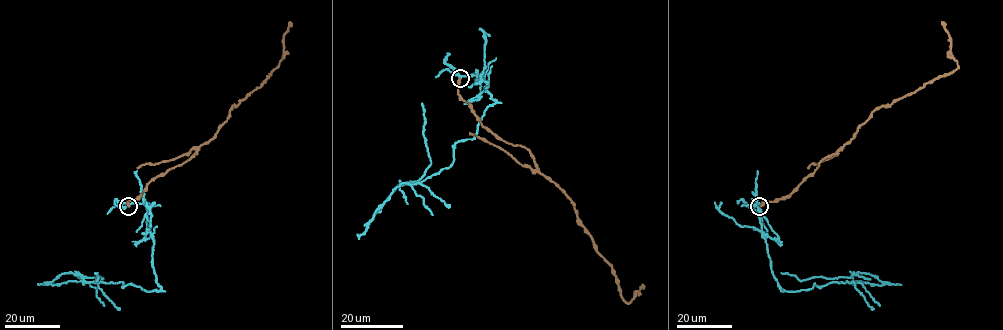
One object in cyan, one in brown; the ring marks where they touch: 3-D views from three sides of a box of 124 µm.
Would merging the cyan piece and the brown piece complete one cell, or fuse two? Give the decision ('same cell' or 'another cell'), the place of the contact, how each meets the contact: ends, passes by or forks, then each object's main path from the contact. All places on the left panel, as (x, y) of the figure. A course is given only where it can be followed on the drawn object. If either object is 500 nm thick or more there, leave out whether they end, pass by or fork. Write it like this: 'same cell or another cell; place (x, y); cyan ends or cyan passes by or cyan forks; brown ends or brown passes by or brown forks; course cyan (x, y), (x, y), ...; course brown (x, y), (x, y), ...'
another cell; place (128, 206); cyan forks; brown ends; course cyan (129, 206), (147, 207), (160, 290), (83, 280), (103, 279), (97, 281), (95, 272); course brown (129, 206), (126, 202), (155, 178), (181, 165), (214, 137), (233, 106), (263, 84), (283, 55), (290, 21)

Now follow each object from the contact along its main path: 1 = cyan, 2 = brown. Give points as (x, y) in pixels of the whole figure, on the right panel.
1: (759, 206), (770, 266), (782, 291), (853, 281), (852, 277), (838, 276), (800, 281), (781, 272)
2: (759, 206), (788, 196), (824, 158), (847, 144), (876, 109), (889, 106), (957, 68), (949, 34), (941, 21)

